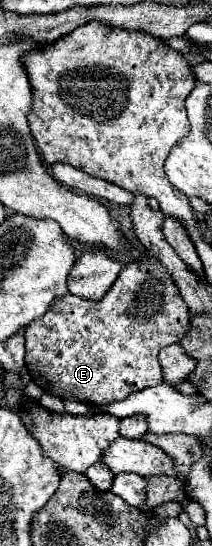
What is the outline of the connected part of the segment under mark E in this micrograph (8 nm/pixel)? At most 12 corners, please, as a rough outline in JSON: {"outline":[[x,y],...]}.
{"outline":[[126,264],[98,302],[26,326],[26,368],[108,406],[162,382],[190,330],[168,270]]}

